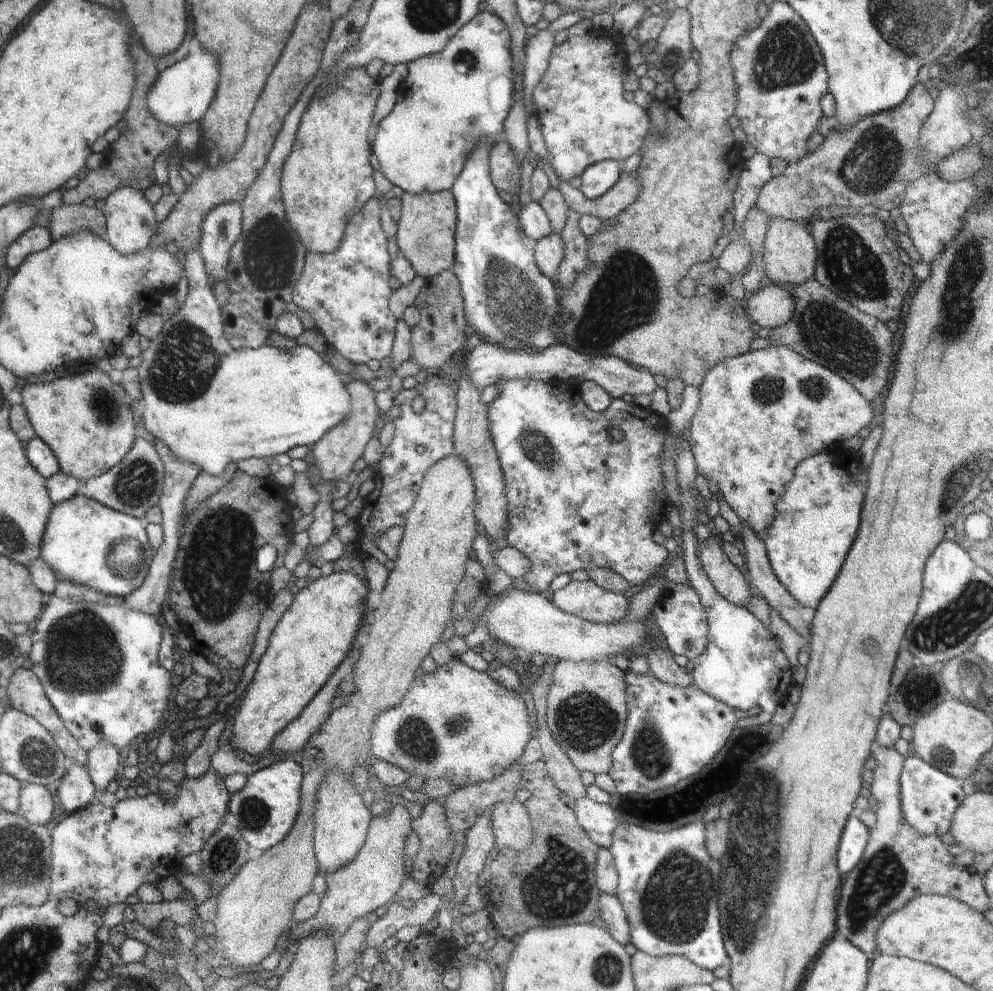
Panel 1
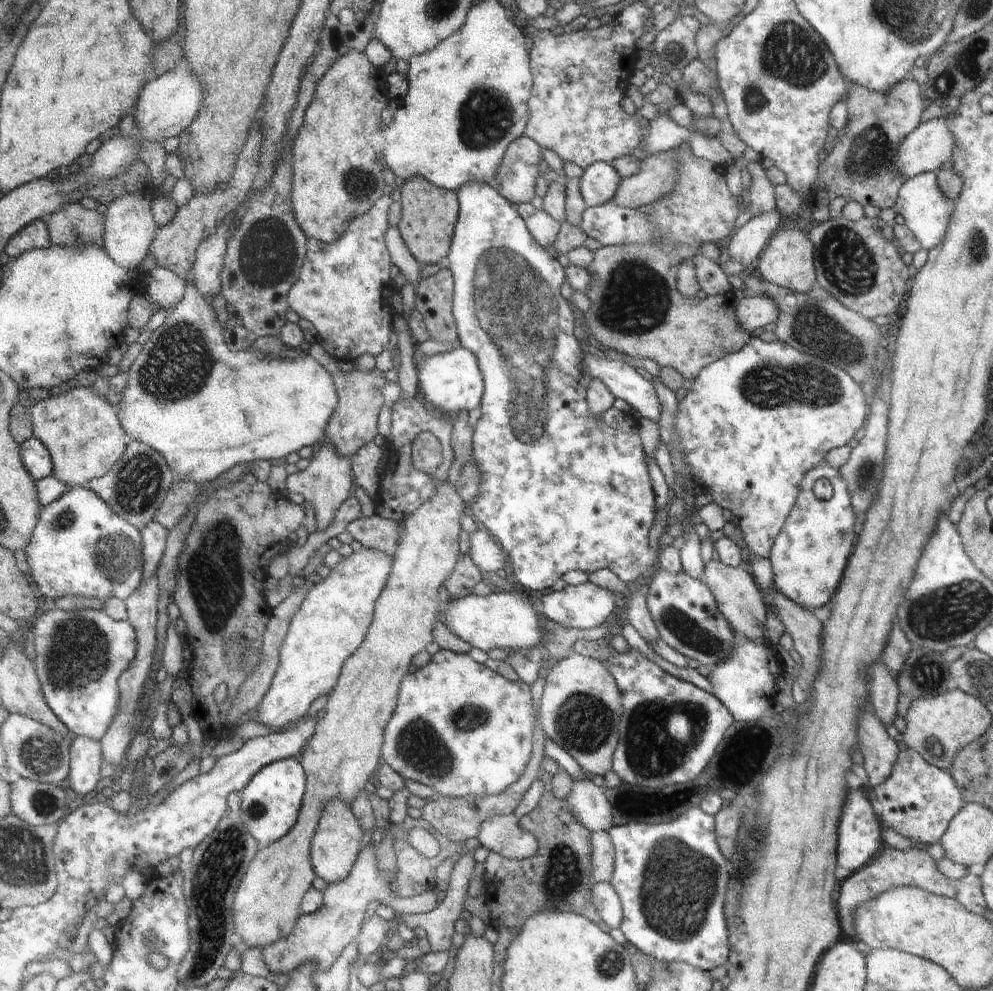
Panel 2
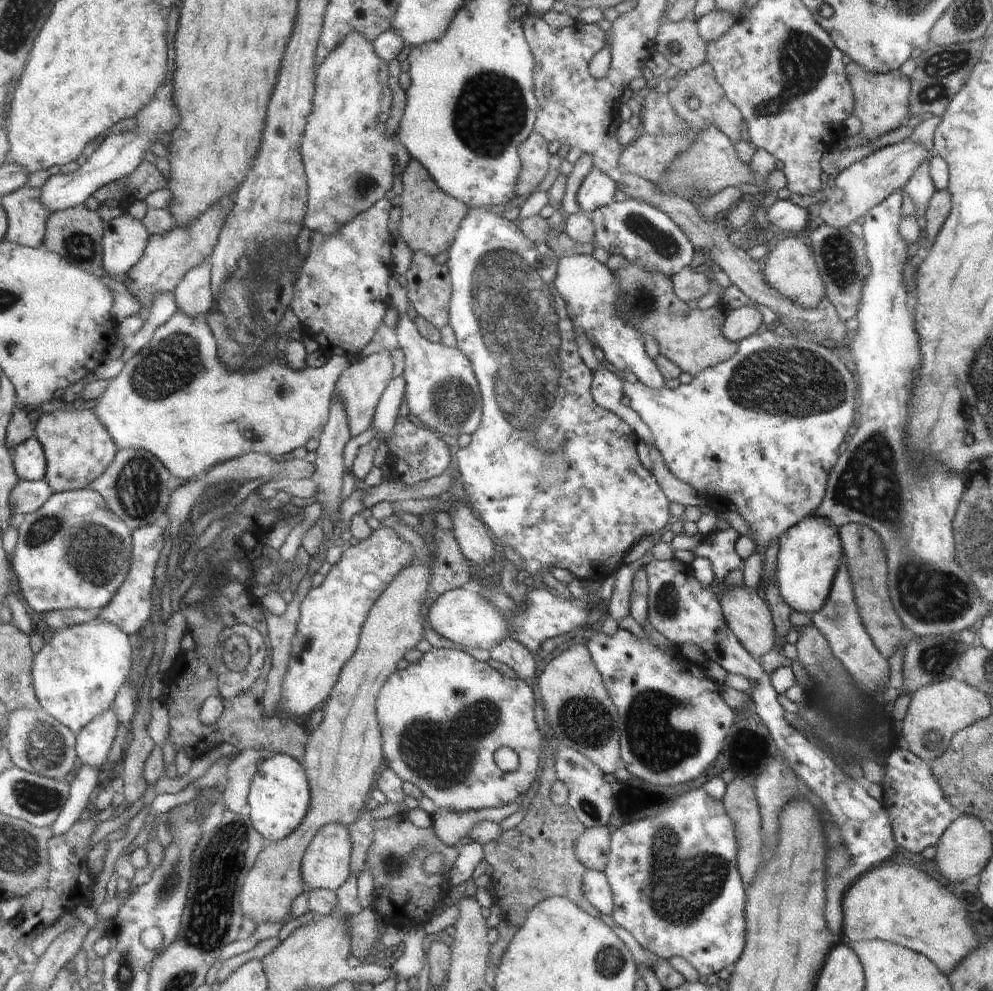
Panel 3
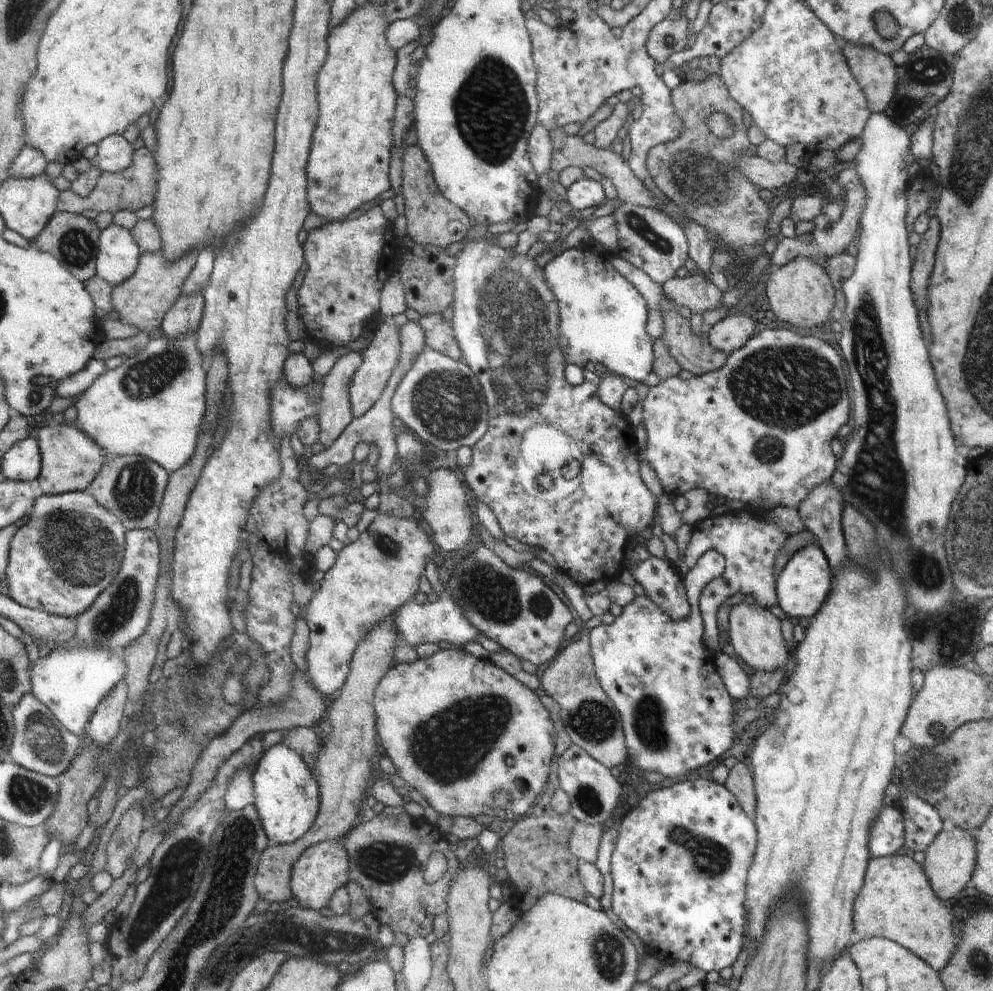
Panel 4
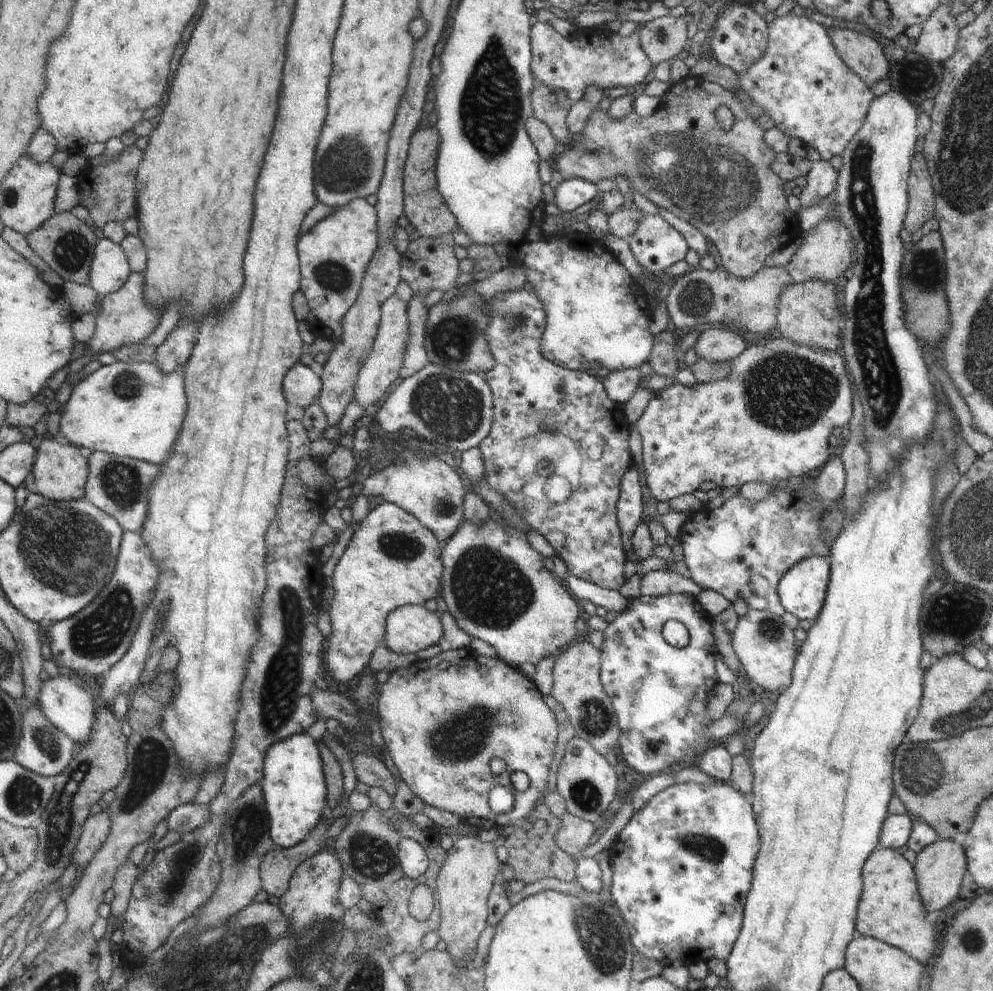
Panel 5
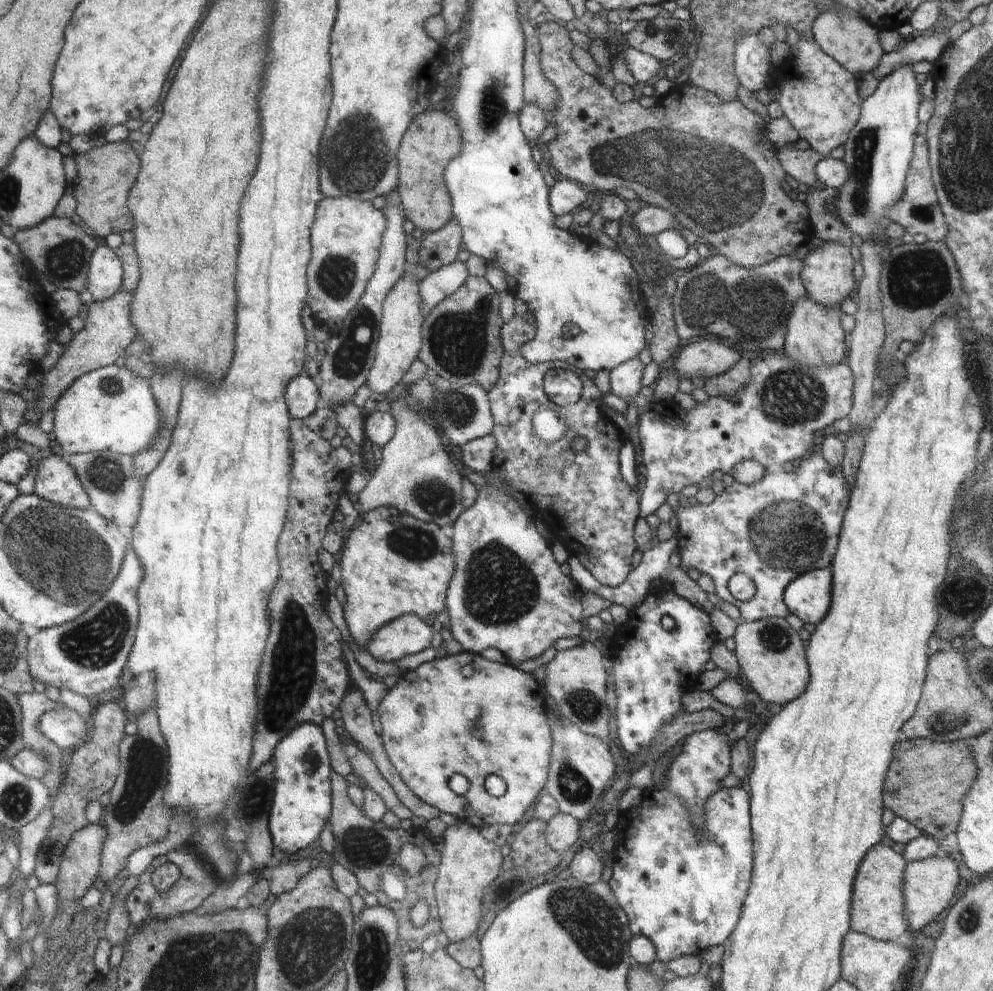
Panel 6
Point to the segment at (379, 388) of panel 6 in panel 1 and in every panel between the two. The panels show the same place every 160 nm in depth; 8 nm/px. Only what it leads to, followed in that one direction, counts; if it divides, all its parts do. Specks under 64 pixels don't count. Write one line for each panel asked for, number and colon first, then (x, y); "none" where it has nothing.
1: (334, 455)
2: (353, 424)
3: (360, 386)
4: (379, 359)
5: (381, 368)

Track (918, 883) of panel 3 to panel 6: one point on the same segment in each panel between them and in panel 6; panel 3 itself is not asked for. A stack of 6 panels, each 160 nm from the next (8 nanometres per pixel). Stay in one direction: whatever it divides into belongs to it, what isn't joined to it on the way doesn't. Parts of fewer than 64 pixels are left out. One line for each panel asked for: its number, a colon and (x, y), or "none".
4: (898, 903)
5: (892, 911)
6: (878, 910)

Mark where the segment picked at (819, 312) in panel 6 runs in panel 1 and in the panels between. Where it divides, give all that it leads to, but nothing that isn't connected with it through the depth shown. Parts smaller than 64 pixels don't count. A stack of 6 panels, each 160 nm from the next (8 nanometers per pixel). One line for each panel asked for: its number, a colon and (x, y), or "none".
1: (789, 253)
2: (786, 260)
3: (789, 267)
4: (800, 294)
5: (807, 312)

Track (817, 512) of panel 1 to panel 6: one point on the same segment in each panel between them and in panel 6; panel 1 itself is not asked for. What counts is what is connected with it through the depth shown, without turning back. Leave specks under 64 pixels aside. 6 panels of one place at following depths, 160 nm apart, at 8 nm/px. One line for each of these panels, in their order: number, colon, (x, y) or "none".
2: (808, 558)
3: (808, 558)
4: (806, 579)
5: (803, 590)
6: (808, 597)

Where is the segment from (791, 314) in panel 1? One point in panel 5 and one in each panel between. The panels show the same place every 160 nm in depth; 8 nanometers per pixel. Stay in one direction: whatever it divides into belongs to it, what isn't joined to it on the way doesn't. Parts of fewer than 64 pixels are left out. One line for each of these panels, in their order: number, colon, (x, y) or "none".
2: (753, 313)
3: (741, 323)
4: (732, 333)
5: (715, 344)

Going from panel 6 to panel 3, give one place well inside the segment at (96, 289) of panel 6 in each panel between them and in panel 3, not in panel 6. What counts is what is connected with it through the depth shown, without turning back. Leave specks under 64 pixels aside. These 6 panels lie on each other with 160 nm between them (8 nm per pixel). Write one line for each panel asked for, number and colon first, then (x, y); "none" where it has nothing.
3: (126, 241)
4: (120, 254)
5: (112, 269)

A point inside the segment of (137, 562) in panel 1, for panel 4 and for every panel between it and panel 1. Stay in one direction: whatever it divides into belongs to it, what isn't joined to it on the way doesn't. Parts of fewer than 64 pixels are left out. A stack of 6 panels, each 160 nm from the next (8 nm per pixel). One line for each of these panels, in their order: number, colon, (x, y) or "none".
2: (82, 547)
3: (75, 552)
4: (71, 550)

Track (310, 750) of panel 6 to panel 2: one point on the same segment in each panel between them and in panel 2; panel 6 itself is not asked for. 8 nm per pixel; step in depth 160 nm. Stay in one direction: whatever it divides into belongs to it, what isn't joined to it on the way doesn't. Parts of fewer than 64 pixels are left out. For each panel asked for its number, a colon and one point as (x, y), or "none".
2: (270, 805)
3: (278, 800)
4: (287, 797)
5: (293, 785)

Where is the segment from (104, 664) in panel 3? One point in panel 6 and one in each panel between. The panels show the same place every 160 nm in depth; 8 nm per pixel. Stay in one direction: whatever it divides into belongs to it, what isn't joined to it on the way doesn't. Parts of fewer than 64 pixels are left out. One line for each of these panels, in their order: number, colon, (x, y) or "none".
4: (74, 681)
5: (71, 706)
6: (67, 728)

